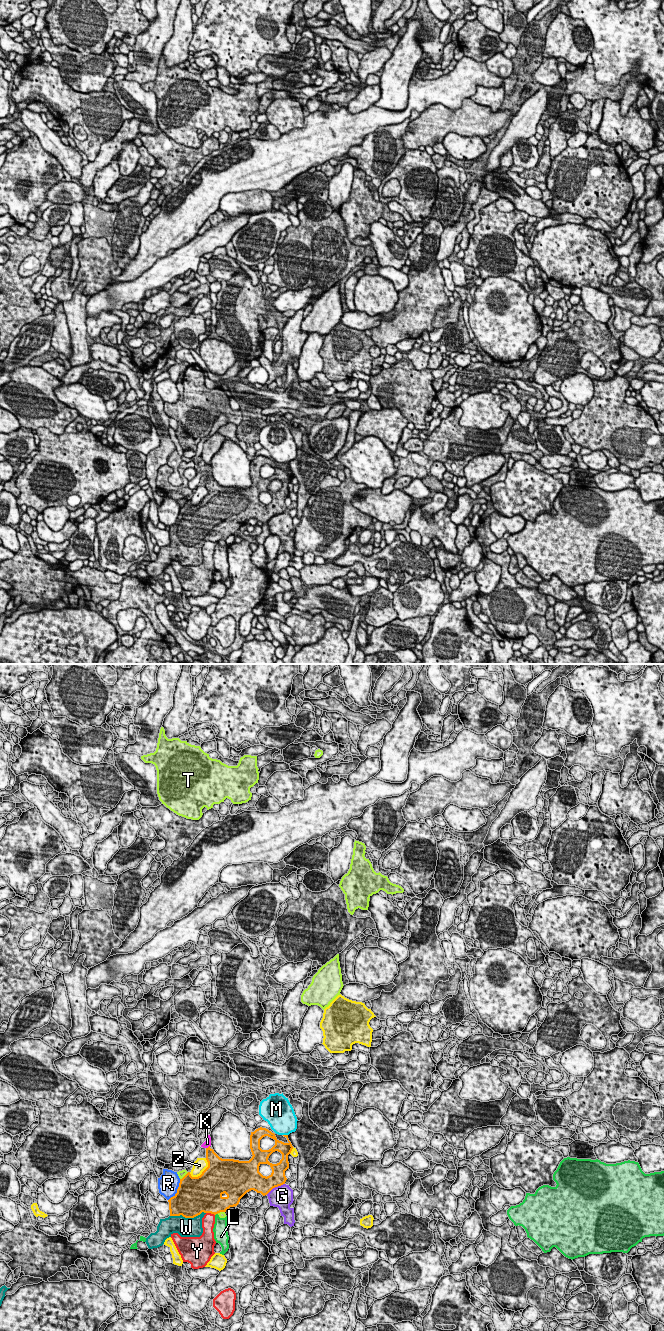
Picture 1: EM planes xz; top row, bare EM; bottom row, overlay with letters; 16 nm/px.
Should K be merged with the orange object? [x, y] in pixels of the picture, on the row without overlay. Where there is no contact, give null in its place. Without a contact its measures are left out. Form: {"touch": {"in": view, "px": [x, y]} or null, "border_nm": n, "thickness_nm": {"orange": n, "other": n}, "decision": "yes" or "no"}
{"touch": {"in": "xz", "px": [208, 475]}, "border_nm": 80, "thickness_nm": {"orange": 220, "other": 120}, "decision": "no"}

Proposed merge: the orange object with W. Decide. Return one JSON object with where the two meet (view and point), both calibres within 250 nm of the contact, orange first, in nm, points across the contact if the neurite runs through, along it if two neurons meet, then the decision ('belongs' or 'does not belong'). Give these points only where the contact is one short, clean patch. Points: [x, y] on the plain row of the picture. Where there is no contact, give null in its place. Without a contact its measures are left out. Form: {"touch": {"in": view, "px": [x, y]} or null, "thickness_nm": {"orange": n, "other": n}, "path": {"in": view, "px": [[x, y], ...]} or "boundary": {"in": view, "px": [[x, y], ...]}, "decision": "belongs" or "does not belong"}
{"touch": {"in": "xz", "px": [187, 545]}, "thickness_nm": {"orange": 480, "other": 320}, "decision": "belongs"}

